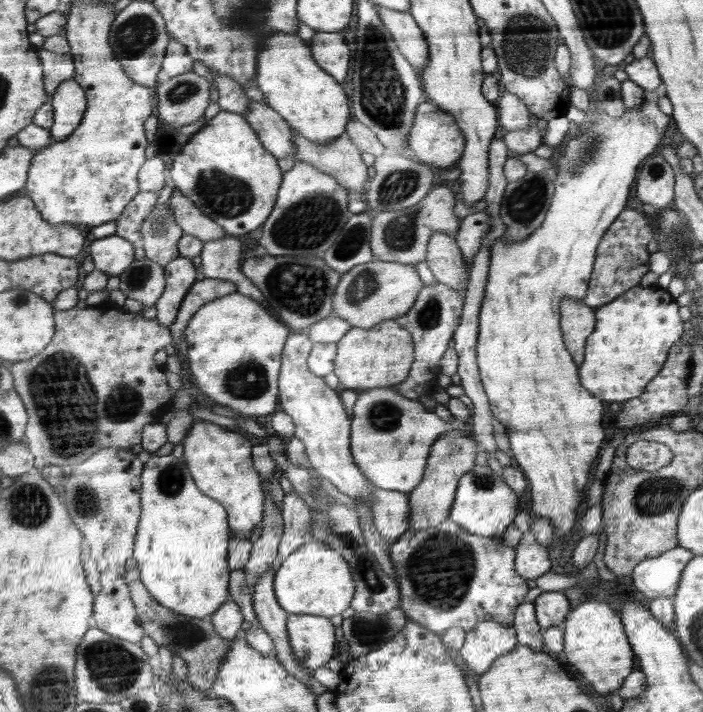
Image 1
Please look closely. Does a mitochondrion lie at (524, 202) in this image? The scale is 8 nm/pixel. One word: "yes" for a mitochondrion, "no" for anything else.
yes

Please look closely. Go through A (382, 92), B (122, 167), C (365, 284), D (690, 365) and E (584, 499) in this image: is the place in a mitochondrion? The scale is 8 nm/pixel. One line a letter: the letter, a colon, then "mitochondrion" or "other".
A: mitochondrion
B: other
C: mitochondrion
D: other
E: other

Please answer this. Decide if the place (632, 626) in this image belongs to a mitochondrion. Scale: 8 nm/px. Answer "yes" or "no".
no

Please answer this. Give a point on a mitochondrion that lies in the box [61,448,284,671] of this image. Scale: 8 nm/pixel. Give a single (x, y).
(182, 634)

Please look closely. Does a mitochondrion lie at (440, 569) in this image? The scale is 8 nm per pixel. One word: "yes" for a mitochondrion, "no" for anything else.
yes

